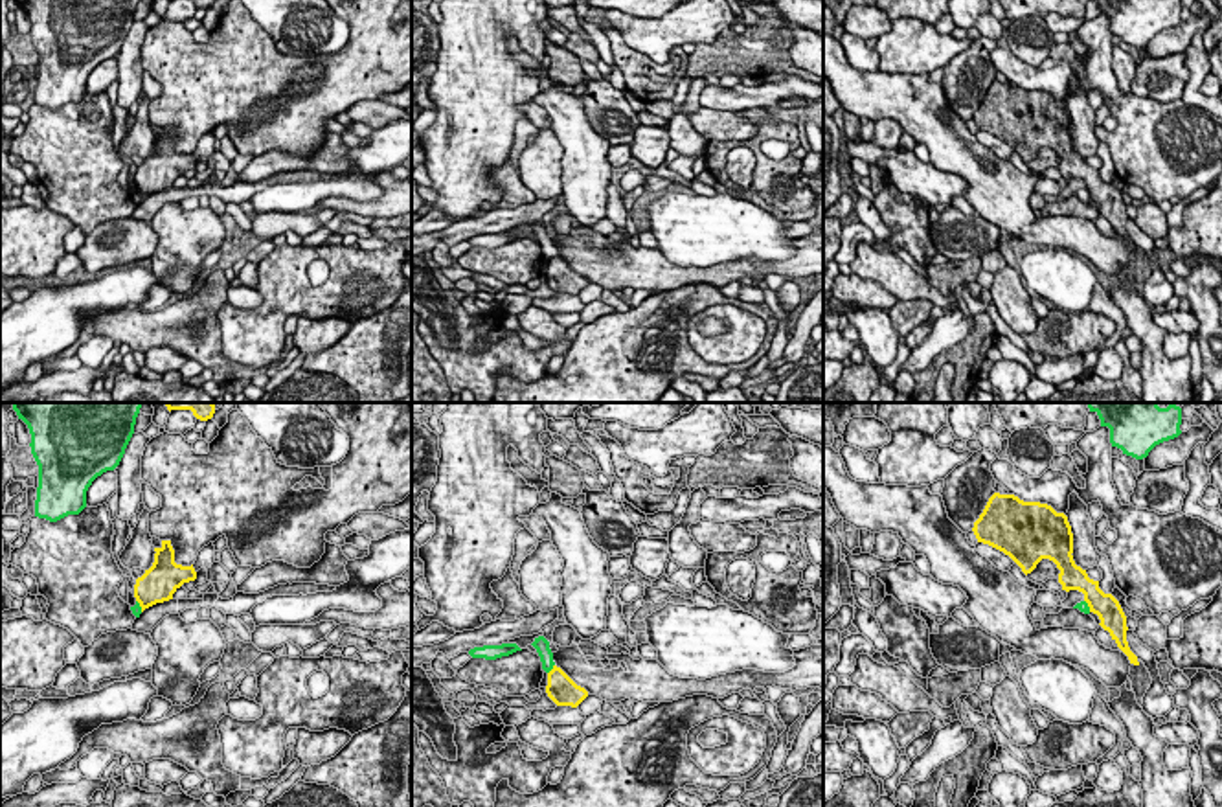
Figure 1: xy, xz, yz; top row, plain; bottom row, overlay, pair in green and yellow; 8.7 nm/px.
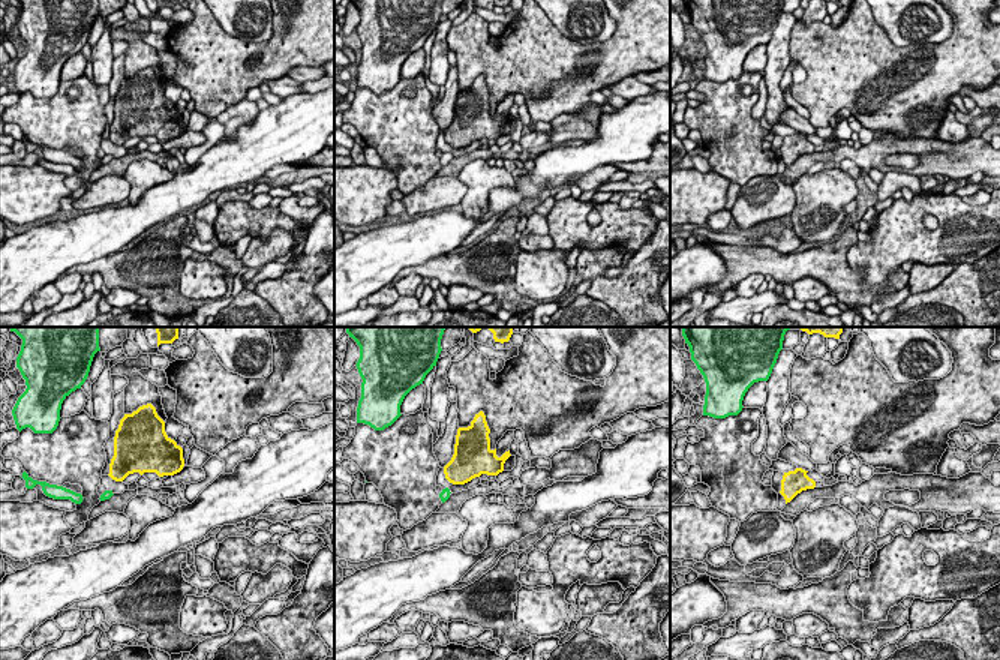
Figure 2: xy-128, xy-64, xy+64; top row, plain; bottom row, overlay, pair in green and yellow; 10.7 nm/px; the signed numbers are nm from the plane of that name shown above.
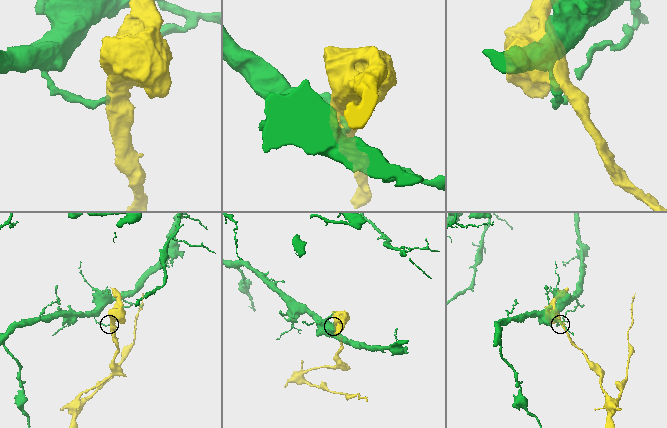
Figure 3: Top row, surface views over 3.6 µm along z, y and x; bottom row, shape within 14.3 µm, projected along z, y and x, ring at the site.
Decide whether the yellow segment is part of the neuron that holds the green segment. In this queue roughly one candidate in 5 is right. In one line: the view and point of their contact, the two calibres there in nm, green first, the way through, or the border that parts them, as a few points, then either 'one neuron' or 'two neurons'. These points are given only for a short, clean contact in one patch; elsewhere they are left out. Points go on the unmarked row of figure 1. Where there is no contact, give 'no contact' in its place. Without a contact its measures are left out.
xz (552, 256) | 140/240 nm | along xz (554, 252), (548, 261) | two neurons

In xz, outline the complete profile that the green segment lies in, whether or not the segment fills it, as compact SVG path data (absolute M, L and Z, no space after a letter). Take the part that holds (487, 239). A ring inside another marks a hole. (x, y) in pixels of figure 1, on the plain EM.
M502 232L502 233L483 233L483 235L474 235L469 239L472 246L485 246L485 248L496 248L502 244L509 244L516 239L522 239L516 232Z

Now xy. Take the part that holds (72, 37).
M17 0L31 22L31 42L39 53L35 105L57 110L86 96L86 79L107 59L114 59L134 22L140 0Z

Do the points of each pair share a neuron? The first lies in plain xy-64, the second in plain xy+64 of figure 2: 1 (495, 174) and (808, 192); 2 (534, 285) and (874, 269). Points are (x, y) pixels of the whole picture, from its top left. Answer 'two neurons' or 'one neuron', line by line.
1: one neuron
2: one neuron

